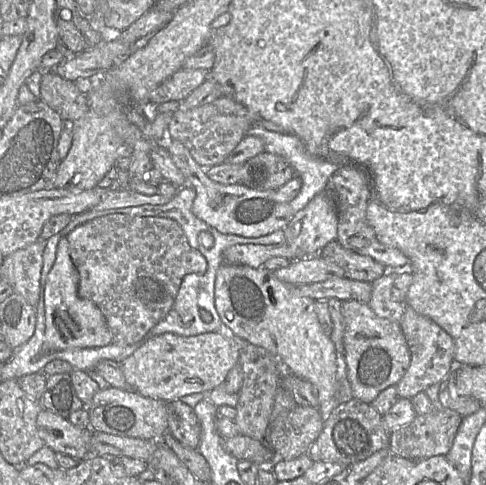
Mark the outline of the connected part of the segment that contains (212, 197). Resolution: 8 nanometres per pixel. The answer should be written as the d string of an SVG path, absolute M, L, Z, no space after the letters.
M167 139L165 147L169 151L174 164L185 177L186 186L196 191L193 201L193 214L205 223L224 234L243 237L259 237L282 229L294 216L291 214L290 202L280 202L277 190L255 190L243 184L221 184L211 180L191 156L189 150L179 141Z

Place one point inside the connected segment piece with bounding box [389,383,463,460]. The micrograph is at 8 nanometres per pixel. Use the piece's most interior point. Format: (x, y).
(432, 434)

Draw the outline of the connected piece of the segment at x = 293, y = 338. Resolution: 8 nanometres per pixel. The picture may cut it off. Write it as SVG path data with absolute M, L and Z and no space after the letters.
M222 264L216 276L215 307L225 331L232 337L239 342L249 342L266 349L287 366L292 375L310 382L317 389L318 410L325 422L325 419L340 404L336 399L336 393L339 389L339 382L347 378L347 366L344 355L337 353L333 341L318 320L315 300L303 296L296 285L279 280L272 271L265 267L252 268L246 265Z

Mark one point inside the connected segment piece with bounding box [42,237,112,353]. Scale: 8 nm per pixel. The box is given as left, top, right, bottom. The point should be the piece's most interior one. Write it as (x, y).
(72, 321)

